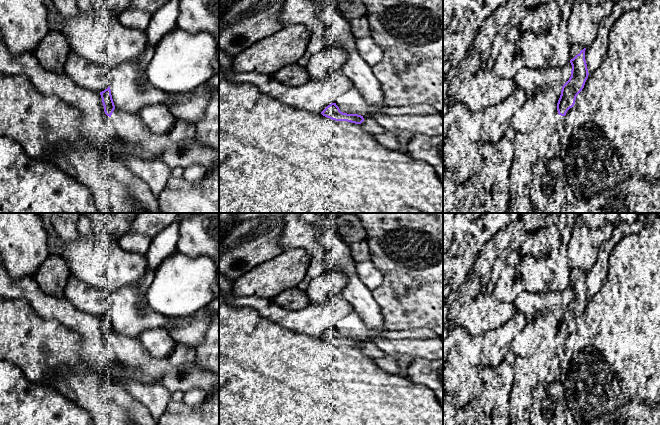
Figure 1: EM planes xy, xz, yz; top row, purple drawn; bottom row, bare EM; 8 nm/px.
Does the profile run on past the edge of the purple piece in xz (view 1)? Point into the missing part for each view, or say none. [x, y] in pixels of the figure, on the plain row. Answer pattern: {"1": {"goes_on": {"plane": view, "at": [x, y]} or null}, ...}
{"1": {"goes_on": null}}

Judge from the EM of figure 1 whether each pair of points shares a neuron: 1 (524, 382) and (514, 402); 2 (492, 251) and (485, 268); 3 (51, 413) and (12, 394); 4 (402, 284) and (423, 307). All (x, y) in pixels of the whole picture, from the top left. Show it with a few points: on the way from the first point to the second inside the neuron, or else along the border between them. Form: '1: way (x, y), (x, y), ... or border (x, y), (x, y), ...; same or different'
1: way (522, 387), (519, 397); same
2: way (492, 255), (488, 264); same
3: way (41, 413), (31, 413), (22, 404); same
4: way (404, 290), (417, 301); same

